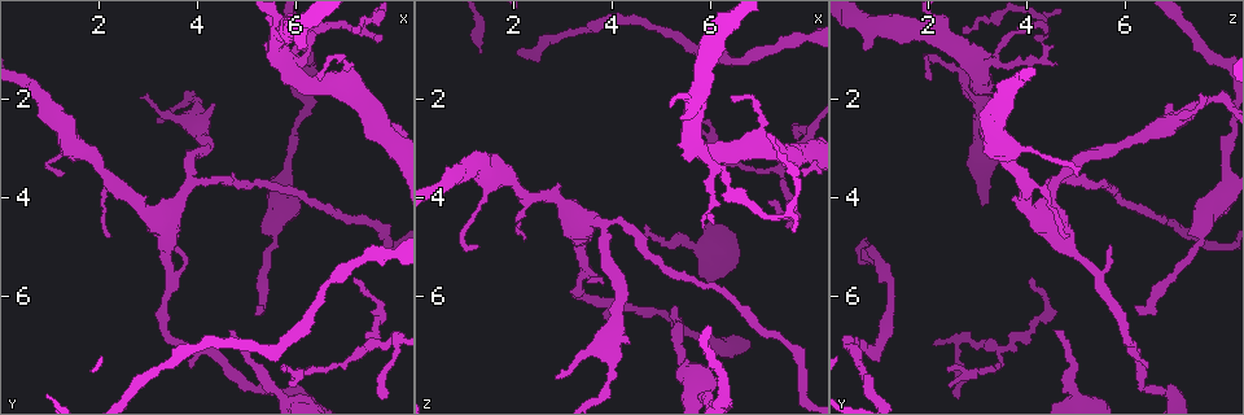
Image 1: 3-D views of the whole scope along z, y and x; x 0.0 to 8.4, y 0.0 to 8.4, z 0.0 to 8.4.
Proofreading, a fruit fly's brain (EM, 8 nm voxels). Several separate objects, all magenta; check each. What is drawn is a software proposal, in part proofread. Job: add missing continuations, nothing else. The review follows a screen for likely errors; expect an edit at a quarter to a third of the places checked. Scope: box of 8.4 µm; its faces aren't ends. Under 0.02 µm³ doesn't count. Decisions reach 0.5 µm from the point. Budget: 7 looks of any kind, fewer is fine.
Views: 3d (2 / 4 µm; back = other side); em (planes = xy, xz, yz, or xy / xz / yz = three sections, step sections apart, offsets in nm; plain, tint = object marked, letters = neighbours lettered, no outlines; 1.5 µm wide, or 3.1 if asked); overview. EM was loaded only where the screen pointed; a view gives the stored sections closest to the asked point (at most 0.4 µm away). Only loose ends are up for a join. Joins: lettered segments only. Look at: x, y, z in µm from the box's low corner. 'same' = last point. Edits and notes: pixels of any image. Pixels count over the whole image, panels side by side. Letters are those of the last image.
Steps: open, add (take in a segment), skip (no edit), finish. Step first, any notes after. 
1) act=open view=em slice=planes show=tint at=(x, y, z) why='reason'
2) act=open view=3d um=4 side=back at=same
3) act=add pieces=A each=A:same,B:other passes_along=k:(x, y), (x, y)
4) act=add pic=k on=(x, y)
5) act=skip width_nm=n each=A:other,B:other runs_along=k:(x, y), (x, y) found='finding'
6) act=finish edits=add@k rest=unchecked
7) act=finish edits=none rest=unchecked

act=open view=em slice=planes show=plain at=(7.75, 0.75, 4.15) why='tapers out'

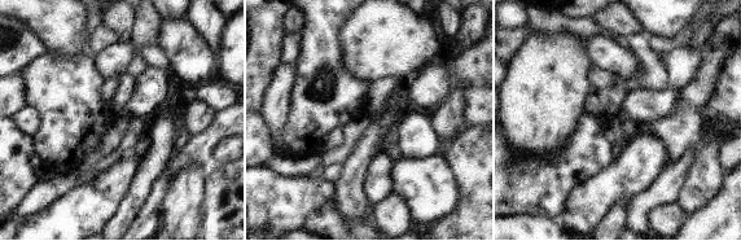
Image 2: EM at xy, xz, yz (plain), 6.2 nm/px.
act=open view=em slice=planes show=letters at=same why='see the neighbours'

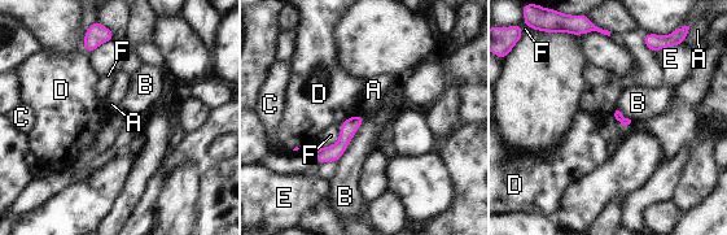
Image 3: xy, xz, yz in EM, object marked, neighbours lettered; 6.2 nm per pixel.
act=skip each=A:other,B:other,C:other,D:other,E:other,F:other border=3:(354, 114), (364, 117) found='no lettered segment goes on from it'

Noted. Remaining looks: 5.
act=open view=em slice=yz step=4 show=letters at=(3.90, 7.45, 6.40) why='thin end'

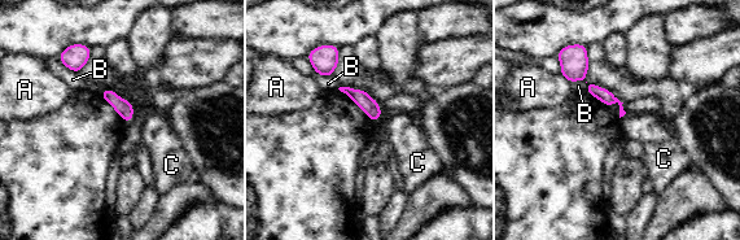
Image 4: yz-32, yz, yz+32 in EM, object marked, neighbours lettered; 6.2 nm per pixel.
act=open view=em slice=planes show=letters at=same

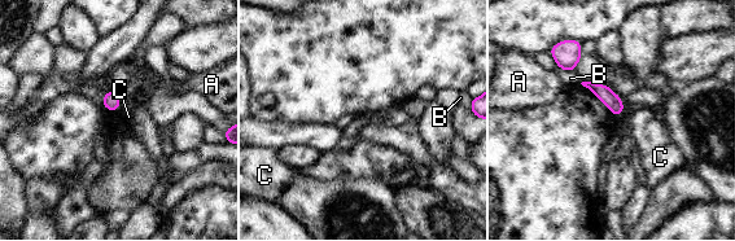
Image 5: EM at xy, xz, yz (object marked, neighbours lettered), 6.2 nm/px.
act=skip each=A:other,B:other,C:other border=5:(625, 110), (616, 117) found='none of them fits'

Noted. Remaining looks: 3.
act=open view=3d um=4 at=(7.15, 5.60, 4.20) why='tapers out'

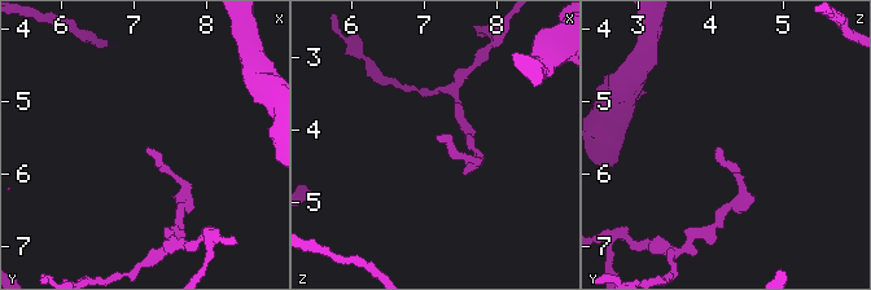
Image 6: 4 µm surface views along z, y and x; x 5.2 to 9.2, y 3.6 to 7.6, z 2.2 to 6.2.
act=open view=em slice=xz step=4 show=tint at=(7.15, 5.65, 4.20)

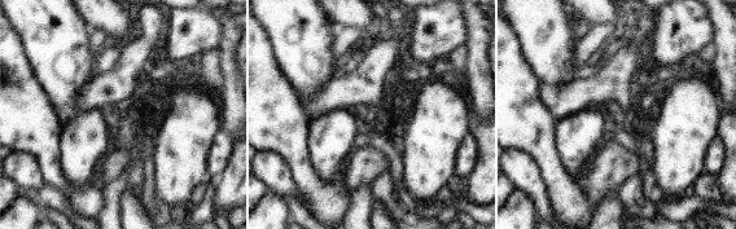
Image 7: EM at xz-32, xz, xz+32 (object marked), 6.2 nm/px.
act=open view=em slice=planes show=letters at=same

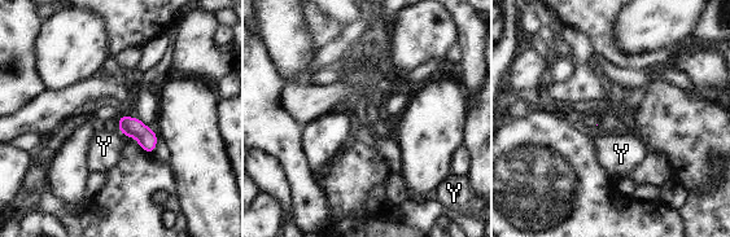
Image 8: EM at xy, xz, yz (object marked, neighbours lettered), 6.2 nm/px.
act=skip each=Y:other border=8:(117, 128), (125, 136) found='none of them fits'

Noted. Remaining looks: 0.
act=finish edits=none rest=unchecked

